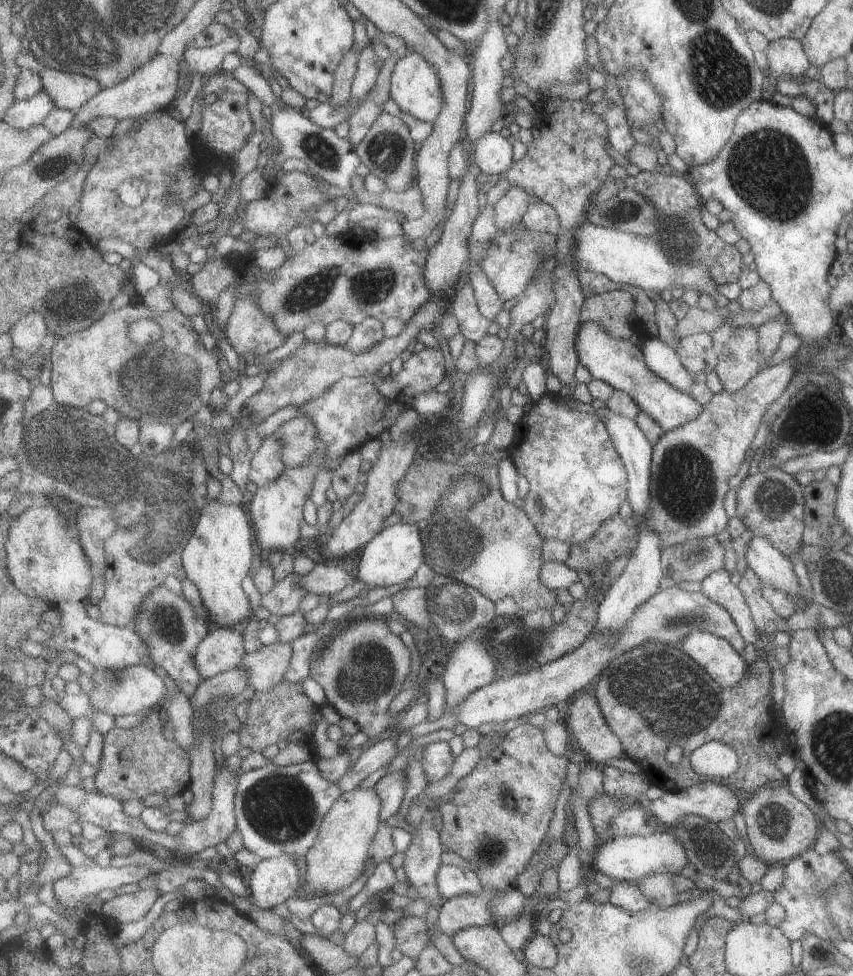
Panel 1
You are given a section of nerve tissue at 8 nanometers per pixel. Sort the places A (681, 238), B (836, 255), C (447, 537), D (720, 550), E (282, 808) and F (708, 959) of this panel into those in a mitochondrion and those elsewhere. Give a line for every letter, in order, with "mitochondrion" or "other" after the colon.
A: mitochondrion
B: other
C: mitochondrion
D: other
E: mitochondrion
F: other

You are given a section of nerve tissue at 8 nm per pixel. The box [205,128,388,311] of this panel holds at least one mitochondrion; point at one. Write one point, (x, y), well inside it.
(327, 155)

